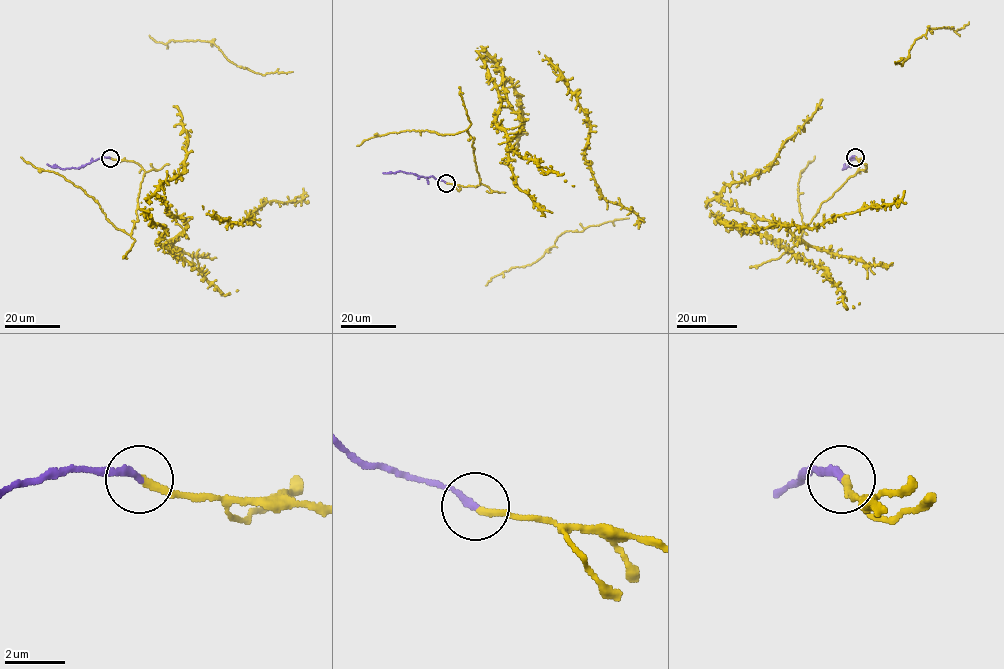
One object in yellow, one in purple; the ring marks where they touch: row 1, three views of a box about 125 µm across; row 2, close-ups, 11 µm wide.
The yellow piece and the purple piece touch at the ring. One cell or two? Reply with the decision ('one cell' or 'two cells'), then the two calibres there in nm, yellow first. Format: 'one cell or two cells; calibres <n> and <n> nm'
one cell; calibres 240 and 240 nm

